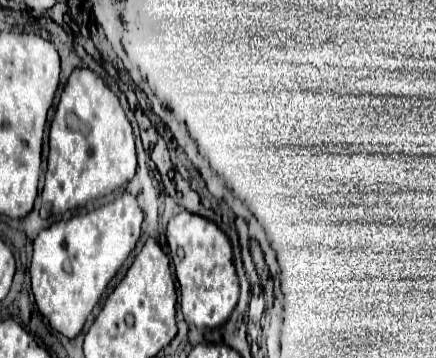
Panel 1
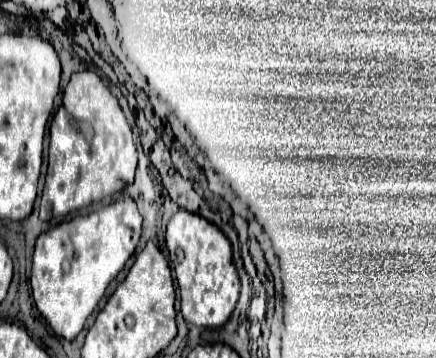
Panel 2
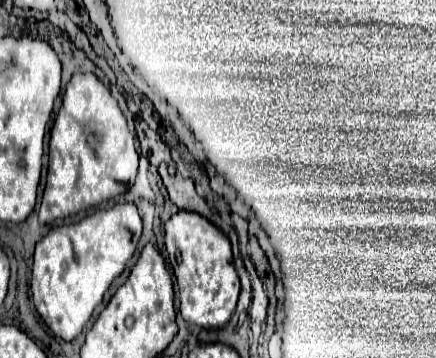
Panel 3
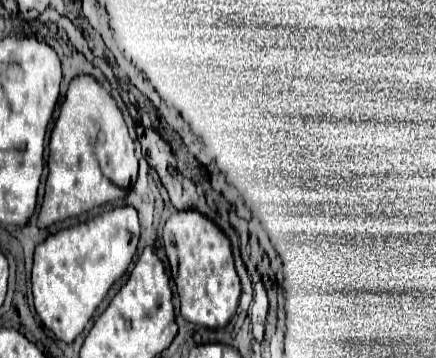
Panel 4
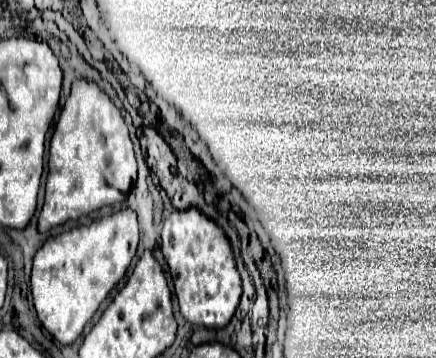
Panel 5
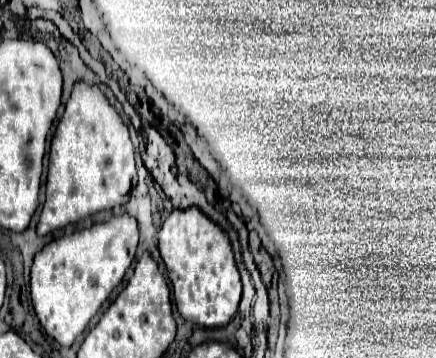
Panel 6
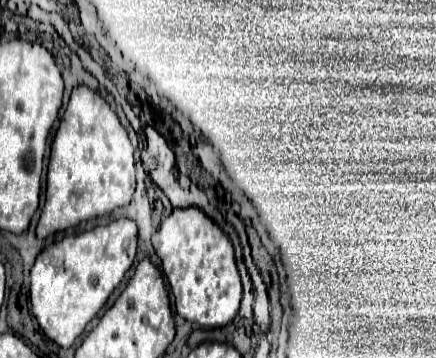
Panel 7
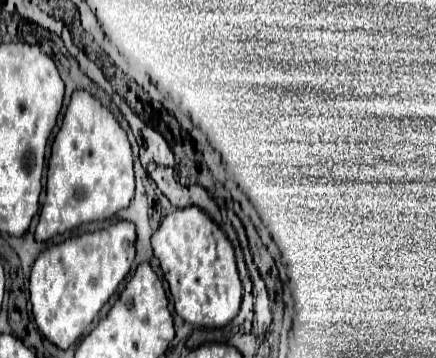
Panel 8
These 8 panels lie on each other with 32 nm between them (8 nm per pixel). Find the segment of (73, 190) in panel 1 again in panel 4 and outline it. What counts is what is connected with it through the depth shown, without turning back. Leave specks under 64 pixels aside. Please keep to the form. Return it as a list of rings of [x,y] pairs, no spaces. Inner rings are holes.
[[[78,76],[70,82],[50,136],[48,170],[46,194],[38,214],[40,228],[124,198],[136,180],[138,160],[122,112],[112,96],[90,76]]]

